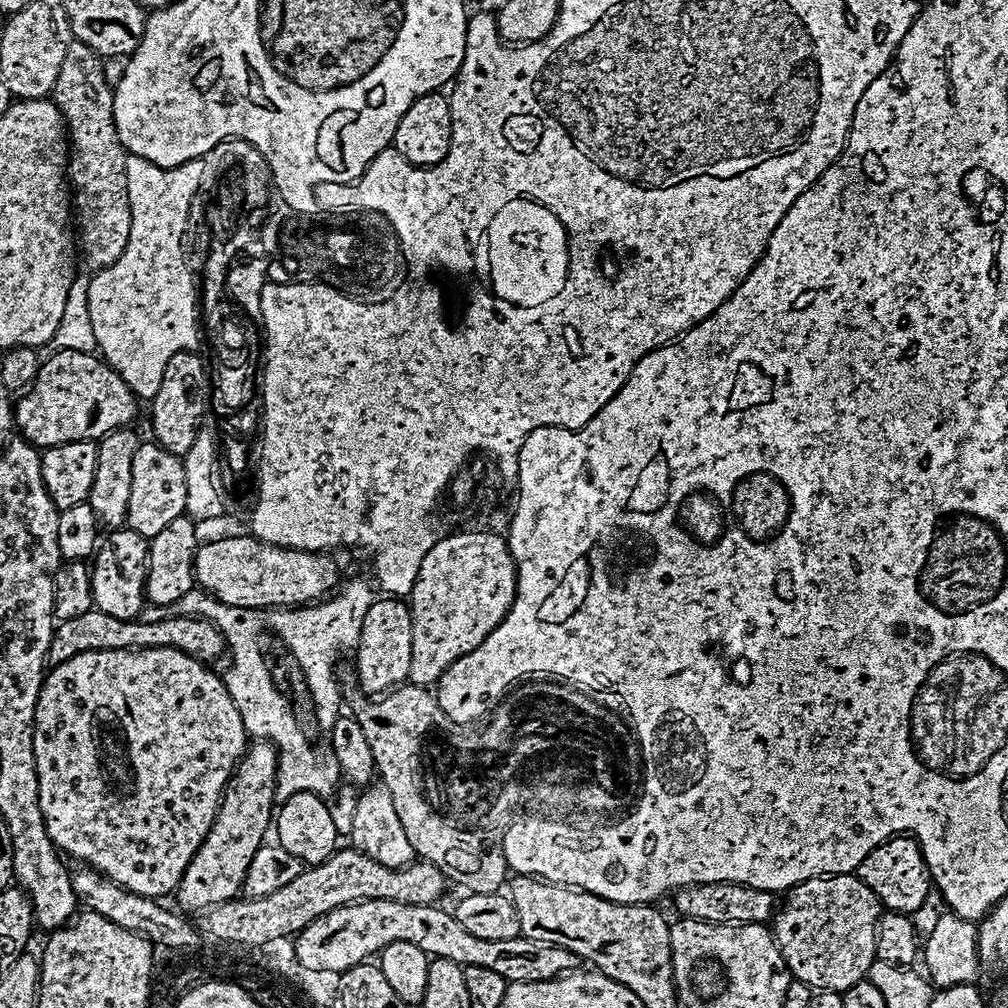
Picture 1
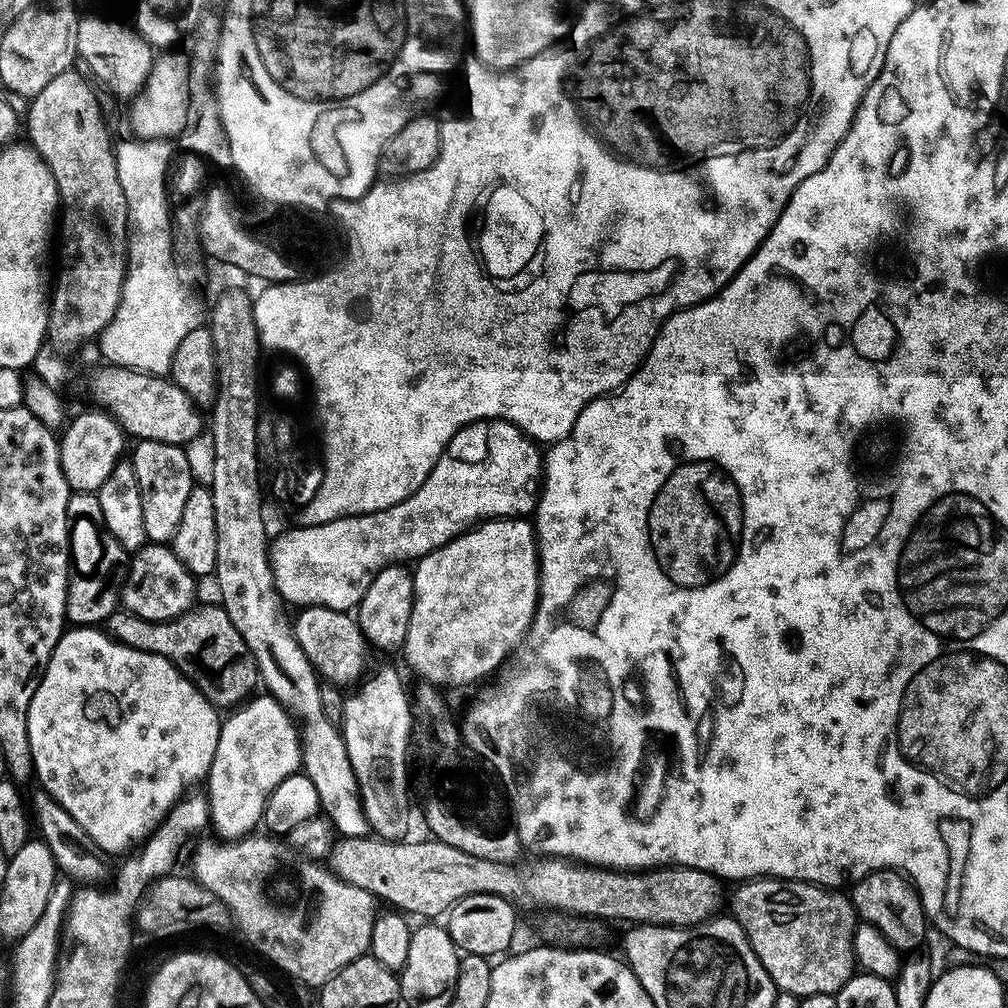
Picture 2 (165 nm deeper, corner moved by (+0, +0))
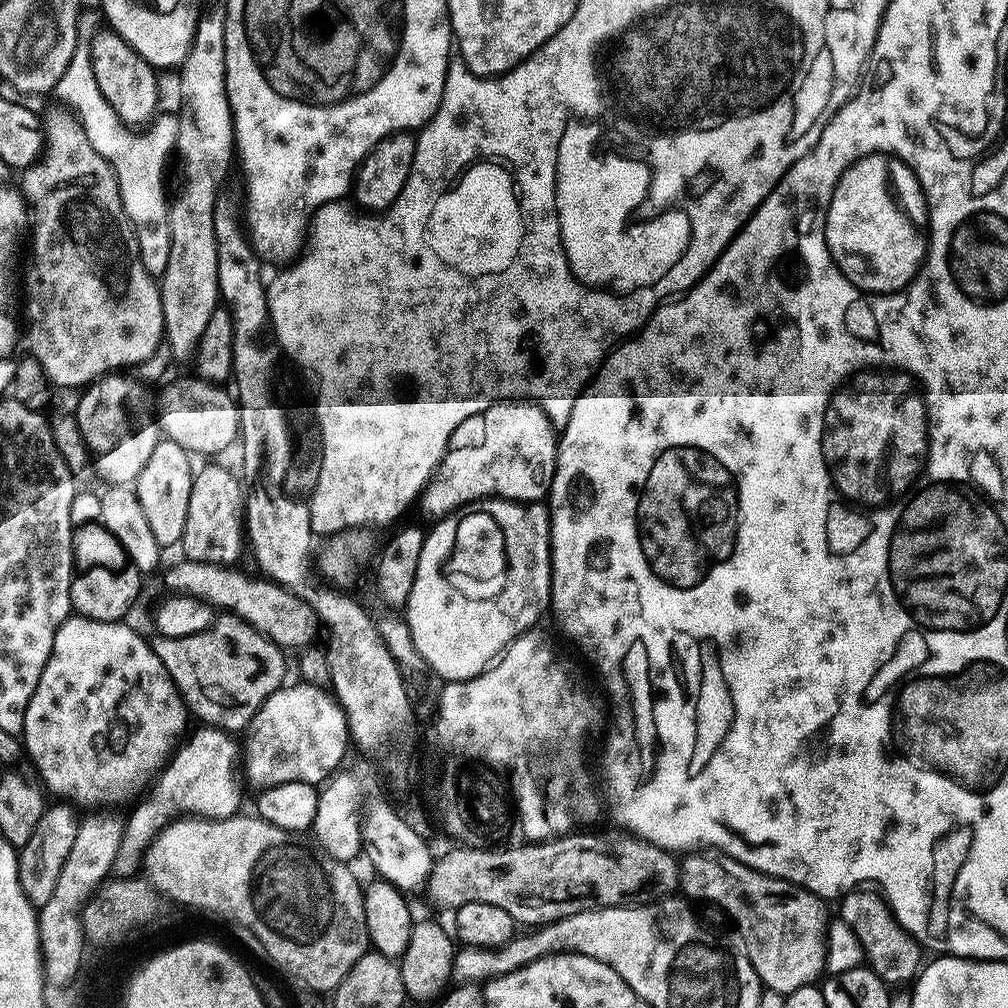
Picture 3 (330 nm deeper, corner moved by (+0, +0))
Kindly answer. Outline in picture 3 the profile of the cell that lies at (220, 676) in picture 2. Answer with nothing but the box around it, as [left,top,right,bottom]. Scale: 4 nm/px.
[158,614,288,730]

